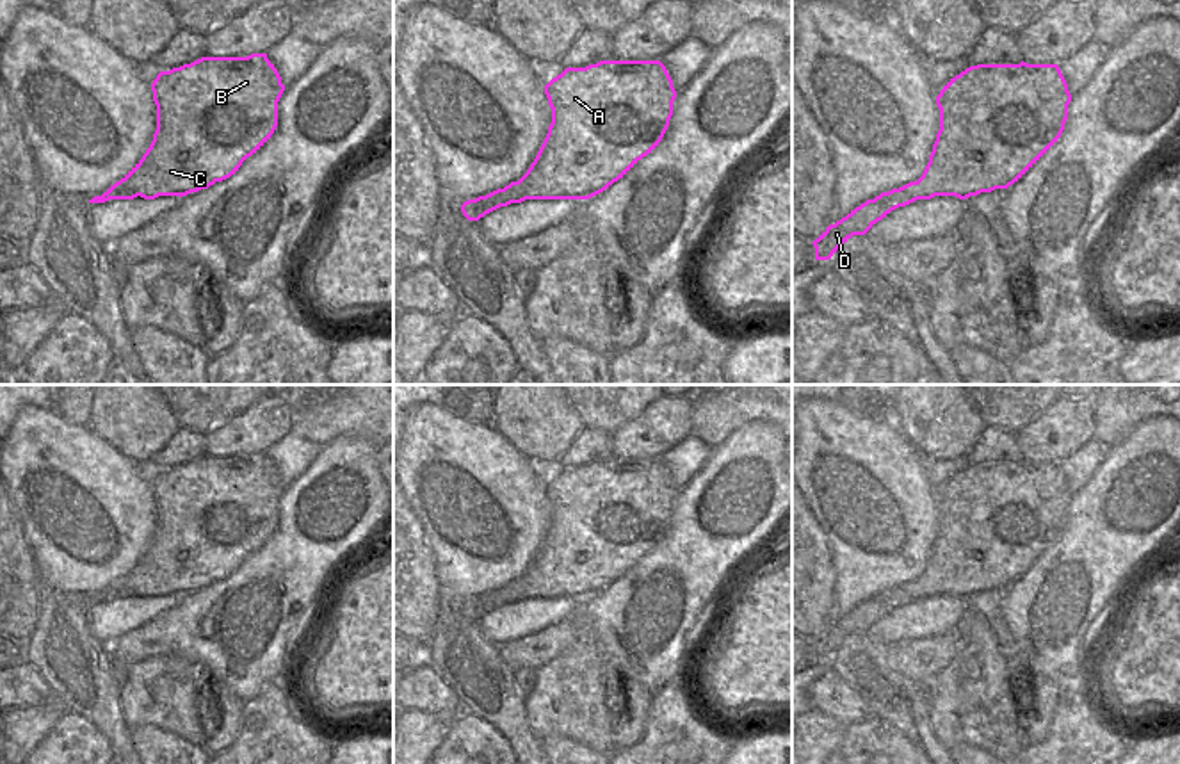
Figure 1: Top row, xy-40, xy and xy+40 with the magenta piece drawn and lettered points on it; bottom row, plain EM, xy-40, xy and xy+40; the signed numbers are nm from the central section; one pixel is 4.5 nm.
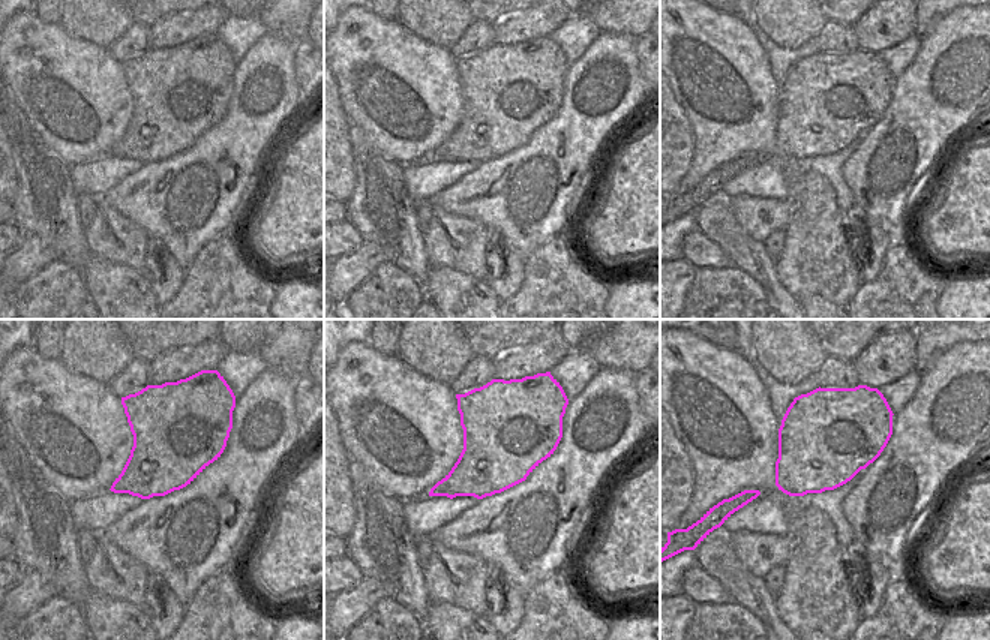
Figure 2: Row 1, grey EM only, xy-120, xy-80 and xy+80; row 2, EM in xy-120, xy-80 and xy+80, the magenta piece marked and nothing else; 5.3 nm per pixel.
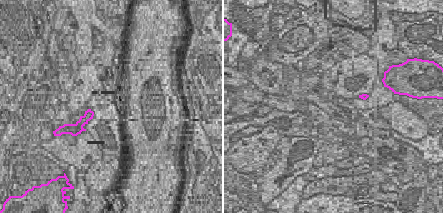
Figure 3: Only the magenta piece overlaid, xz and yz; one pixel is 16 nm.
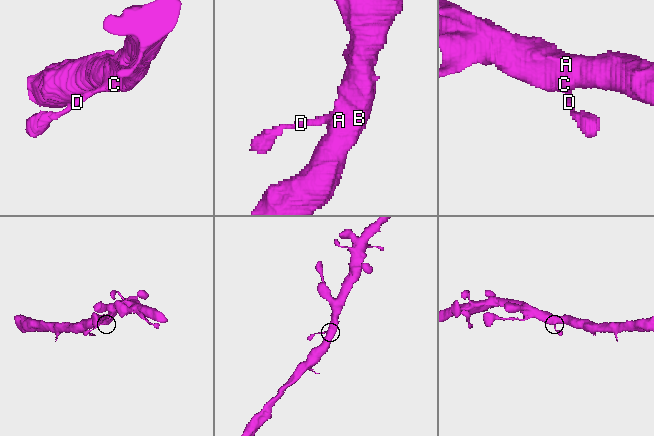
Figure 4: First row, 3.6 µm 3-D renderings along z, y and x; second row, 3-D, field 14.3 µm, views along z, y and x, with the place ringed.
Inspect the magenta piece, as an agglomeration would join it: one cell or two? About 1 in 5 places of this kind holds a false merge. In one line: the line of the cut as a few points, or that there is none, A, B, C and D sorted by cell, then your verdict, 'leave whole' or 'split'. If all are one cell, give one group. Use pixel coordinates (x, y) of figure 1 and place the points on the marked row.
no cut; A B C D; leave whole

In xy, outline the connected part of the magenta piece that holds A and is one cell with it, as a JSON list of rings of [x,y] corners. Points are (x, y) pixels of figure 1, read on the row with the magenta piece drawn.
[[[600,61],[566,68],[545,85],[545,94],[552,123],[534,162],[518,182],[465,201],[461,212],[468,221],[525,199],[589,199],[603,192],[659,146],[676,98],[660,61]]]

